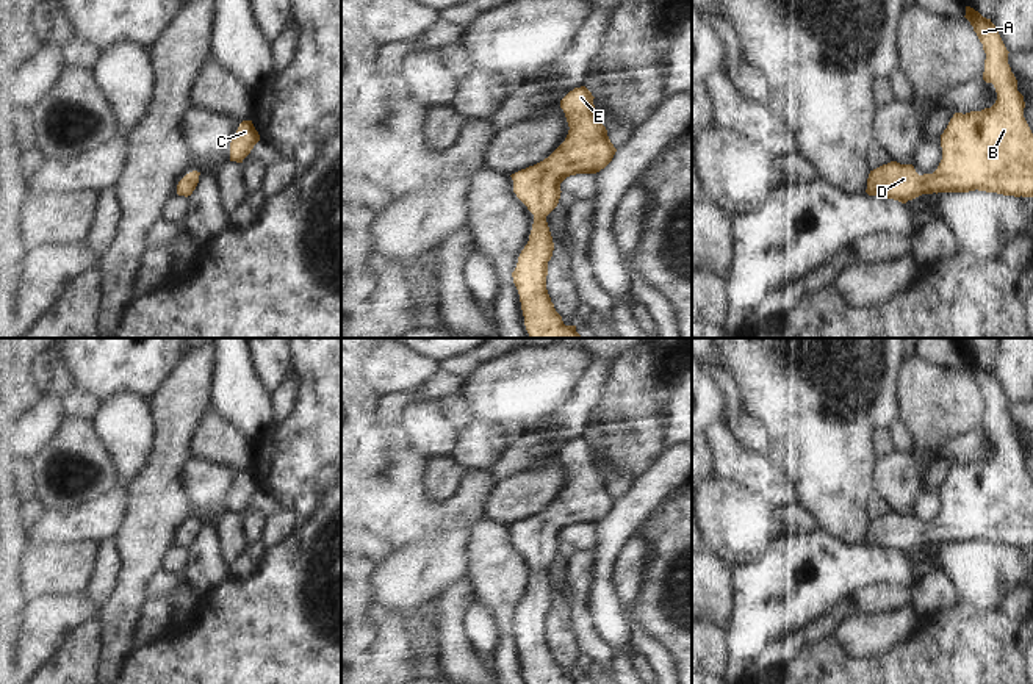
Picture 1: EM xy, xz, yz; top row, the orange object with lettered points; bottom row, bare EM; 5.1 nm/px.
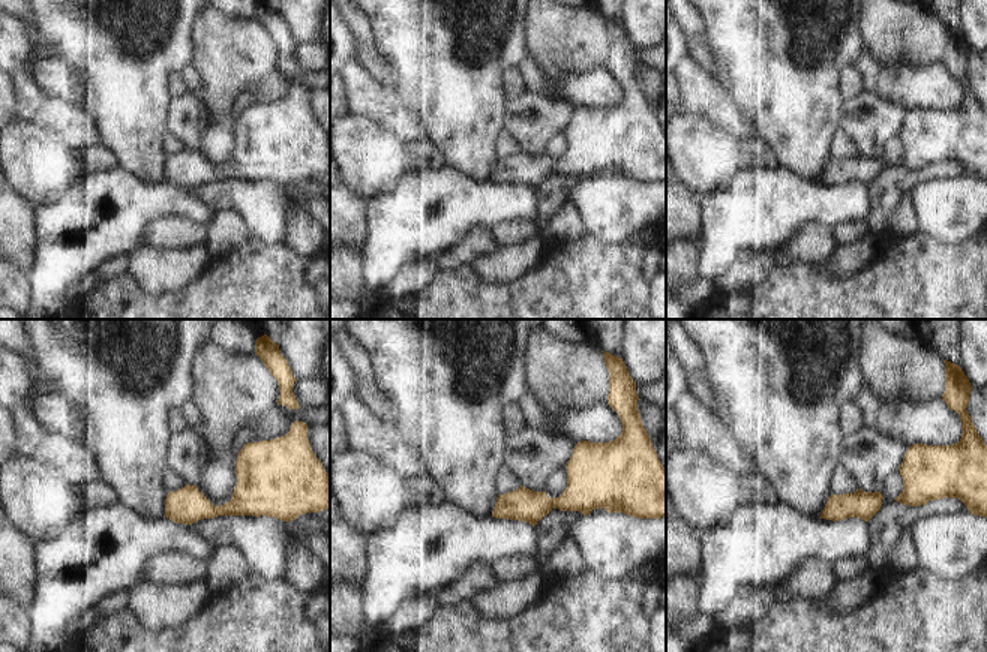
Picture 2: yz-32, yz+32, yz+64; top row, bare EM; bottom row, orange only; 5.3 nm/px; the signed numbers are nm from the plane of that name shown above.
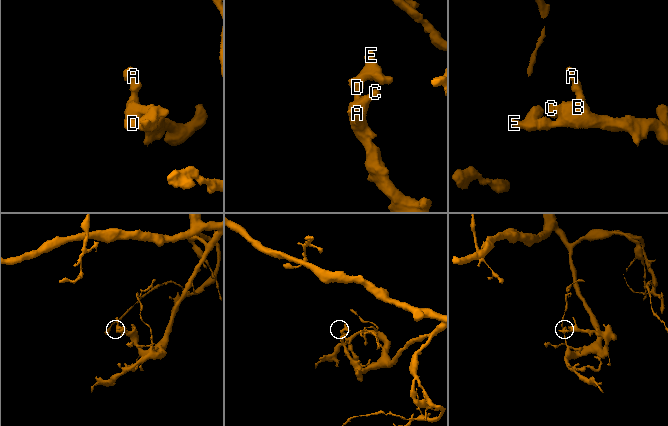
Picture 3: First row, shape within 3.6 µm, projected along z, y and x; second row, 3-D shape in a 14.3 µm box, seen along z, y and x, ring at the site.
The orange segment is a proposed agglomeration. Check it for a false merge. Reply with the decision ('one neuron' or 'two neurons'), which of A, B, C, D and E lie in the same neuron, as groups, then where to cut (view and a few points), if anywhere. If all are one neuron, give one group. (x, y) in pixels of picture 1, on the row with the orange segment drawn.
one neuron; groups A B C D E; cut none

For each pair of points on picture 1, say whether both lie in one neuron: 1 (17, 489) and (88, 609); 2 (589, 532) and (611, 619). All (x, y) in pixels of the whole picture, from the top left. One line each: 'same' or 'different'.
1: different
2: different

